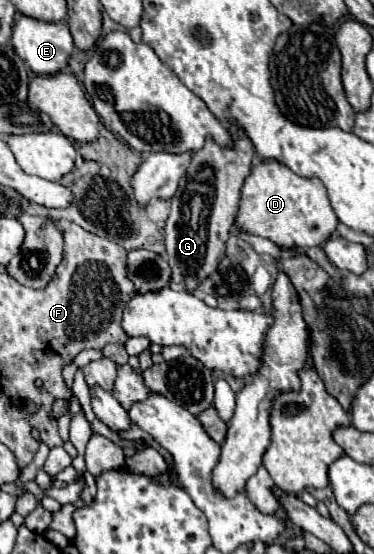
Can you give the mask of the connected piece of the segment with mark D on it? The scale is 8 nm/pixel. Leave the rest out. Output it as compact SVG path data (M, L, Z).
M260 161L252 165L240 191L240 207L236 215L238 231L266 237L278 247L308 249L326 243L336 225L338 217L318 179L304 179L278 161Z

